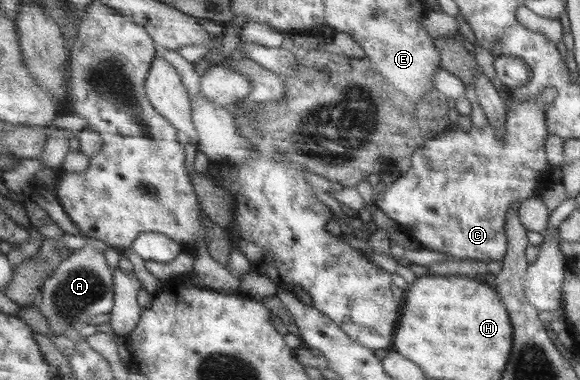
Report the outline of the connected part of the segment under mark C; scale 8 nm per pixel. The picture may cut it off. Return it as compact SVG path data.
M554 87L546 88L546 90L536 99L536 101L520 101L514 96L510 96L510 101L506 101L506 128L503 128L503 136L497 138L491 124L487 122L482 128L472 126L469 132L464 132L458 126L450 126L446 132L438 133L434 138L426 139L424 144L418 146L414 154L410 156L412 160L412 168L406 173L402 173L400 178L391 186L388 186L384 192L380 193L377 200L377 206L384 214L388 215L392 220L402 226L402 230L412 239L418 240L421 248L438 250L449 257L457 259L472 259L472 260L502 260L507 253L507 234L505 233L505 220L509 208L518 201L521 203L529 196L537 195L537 192L548 186L551 182L551 173L553 172L552 165L548 163L544 142L549 132L546 126L546 108L550 102L554 102L557 98L557 91Z

